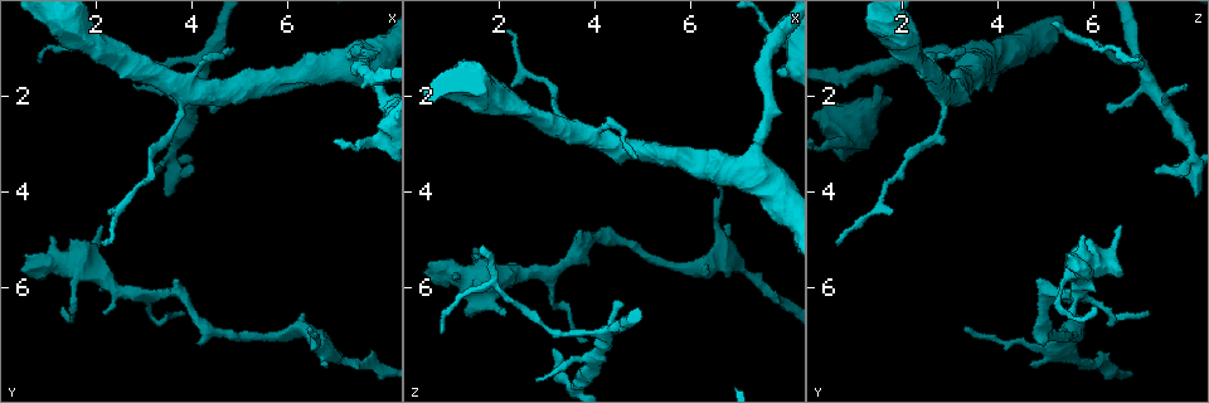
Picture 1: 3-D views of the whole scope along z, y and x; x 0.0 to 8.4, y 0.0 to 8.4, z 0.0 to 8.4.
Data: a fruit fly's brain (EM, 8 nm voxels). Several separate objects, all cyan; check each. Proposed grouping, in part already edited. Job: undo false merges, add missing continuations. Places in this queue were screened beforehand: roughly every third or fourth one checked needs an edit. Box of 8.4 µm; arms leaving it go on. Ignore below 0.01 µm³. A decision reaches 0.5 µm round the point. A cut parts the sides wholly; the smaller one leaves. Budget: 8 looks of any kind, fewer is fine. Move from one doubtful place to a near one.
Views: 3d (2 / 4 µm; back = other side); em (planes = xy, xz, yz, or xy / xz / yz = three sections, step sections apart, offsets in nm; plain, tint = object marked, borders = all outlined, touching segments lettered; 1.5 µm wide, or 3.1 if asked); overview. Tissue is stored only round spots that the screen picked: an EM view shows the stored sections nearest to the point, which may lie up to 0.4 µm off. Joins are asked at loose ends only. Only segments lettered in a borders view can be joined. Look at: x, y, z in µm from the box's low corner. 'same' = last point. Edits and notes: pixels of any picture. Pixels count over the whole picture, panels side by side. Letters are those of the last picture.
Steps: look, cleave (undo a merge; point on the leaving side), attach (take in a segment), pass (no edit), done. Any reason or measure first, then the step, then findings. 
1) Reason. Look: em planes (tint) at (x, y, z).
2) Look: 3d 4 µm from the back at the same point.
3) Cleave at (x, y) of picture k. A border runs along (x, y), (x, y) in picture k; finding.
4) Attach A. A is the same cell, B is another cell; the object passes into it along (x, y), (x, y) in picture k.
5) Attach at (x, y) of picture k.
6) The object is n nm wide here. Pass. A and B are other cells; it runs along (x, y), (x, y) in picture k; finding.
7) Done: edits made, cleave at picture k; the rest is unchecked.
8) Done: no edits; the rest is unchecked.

Free end. Look: em planes (tint) at (3.10, 3.50, 7.35).

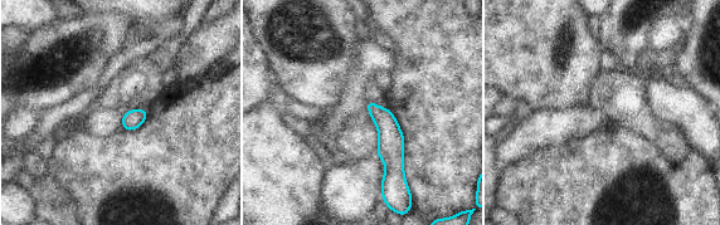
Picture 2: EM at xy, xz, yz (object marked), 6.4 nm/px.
What lies round it. Look: em planes (borders) at the same point.

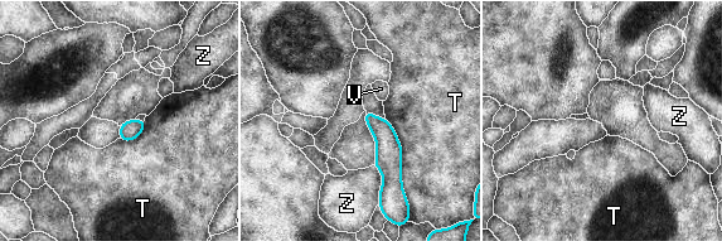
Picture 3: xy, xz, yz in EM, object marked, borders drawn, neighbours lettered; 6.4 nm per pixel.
The longest contact is with T, 550 nm. Pass. T, V and Z are other cells; none of them fits.

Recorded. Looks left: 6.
Thick turns thin. Look: 3d 4 µm at (6.45, 7.10, 4.50).

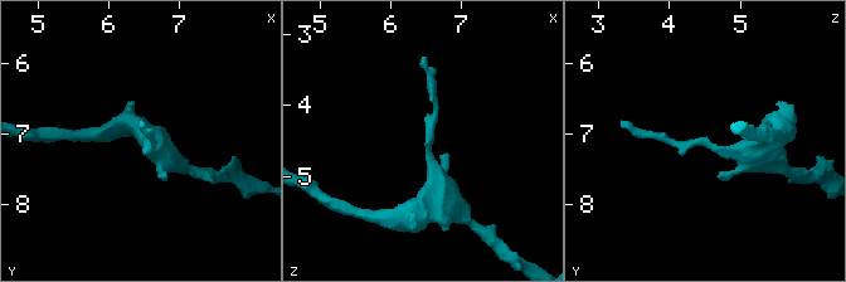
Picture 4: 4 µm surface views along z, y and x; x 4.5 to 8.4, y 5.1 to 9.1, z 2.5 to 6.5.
Need the tissue. Look: em planes (tint) at (6.50, 7.15, 4.55).

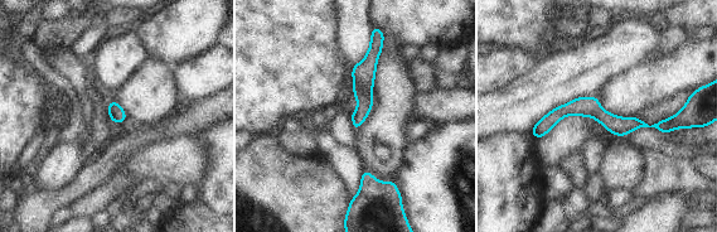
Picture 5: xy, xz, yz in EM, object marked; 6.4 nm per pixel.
Look: em planes (borders) at the same point.

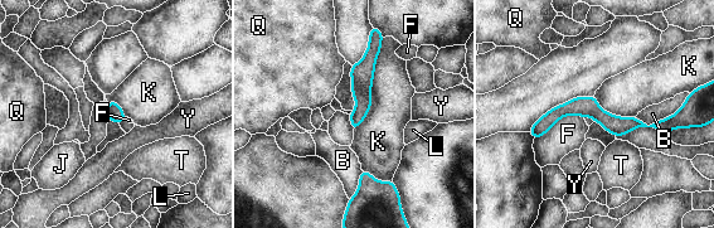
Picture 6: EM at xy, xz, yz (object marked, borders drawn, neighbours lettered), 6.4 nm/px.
The longest contact is with K, 650 nm. Pass. B, F, J, K, L, Q, T and Y are other cells; a border runs along (383, 38), (372, 106), (354, 131) in picture 6; one neuron here.

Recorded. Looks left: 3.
An open end. Look: em planes (borders) at (4.90, 0.95, 3.25).

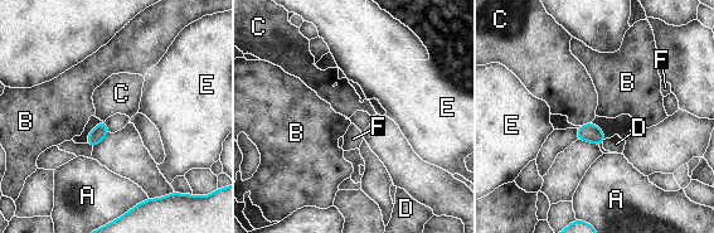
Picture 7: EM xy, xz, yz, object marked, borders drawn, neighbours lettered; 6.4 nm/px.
The longest contact is with C, 70 nm. Pass. A, B, C, D, E and F are other cells; none of them fits.

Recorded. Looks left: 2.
Done: no edits; the rest is unchecked.

